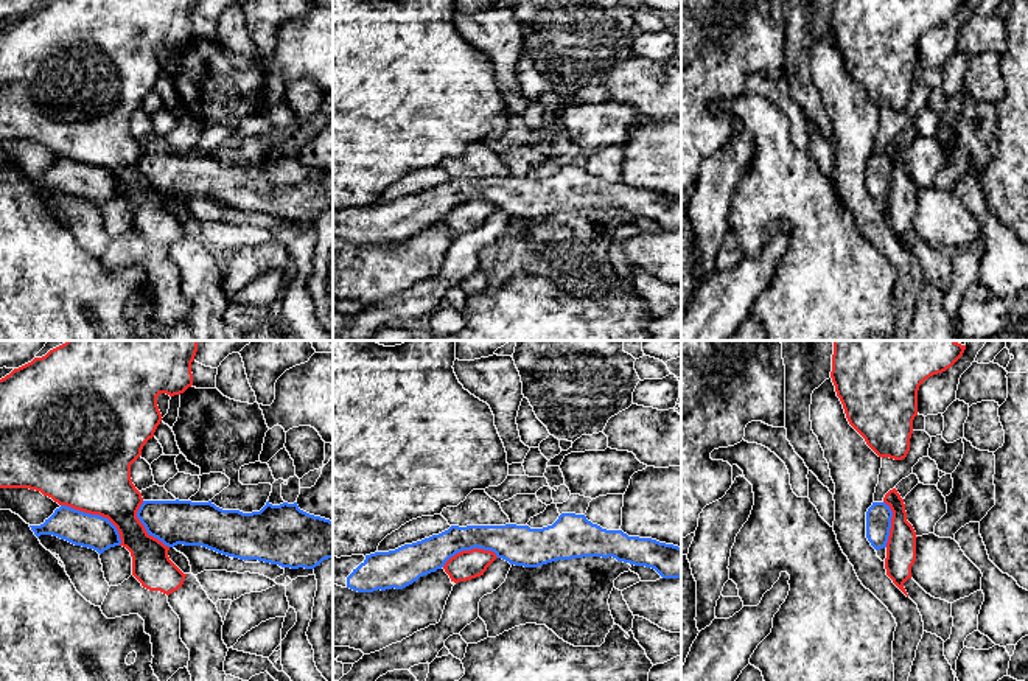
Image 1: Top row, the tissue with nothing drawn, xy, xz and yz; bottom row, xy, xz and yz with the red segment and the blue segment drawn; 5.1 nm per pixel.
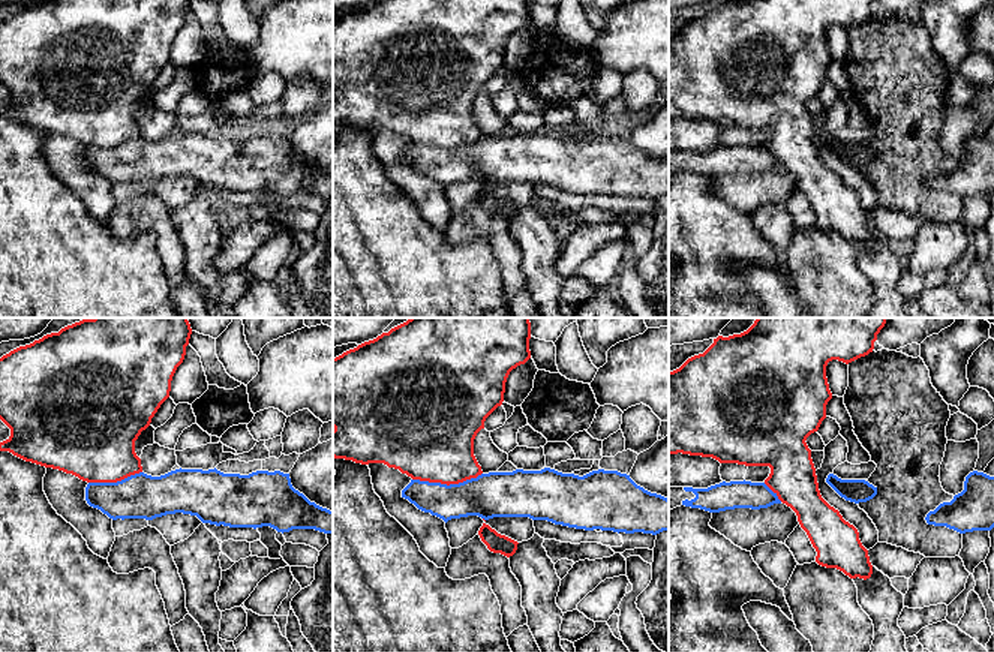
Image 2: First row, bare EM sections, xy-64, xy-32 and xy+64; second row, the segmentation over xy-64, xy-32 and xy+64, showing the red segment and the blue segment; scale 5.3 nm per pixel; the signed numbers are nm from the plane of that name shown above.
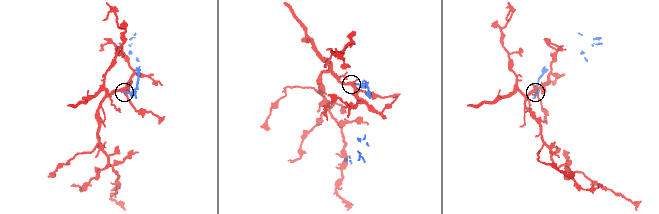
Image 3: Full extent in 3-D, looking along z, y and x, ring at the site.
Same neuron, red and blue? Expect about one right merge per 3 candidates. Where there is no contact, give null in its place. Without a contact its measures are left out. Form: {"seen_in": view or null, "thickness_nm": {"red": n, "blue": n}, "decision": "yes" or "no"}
{"seen_in": "xy", "thickness_nm": {"red": 440, "blue": 180}, "decision": "no"}

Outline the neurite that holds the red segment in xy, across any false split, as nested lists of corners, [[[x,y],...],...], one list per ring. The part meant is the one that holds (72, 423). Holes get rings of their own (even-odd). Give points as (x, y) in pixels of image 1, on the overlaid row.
[[[67,340],[65,344],[50,350],[45,356],[34,358],[31,362],[14,368],[9,375],[0,379],[0,488],[36,490],[44,496],[51,498],[59,505],[67,505],[84,513],[107,518],[120,533],[120,546],[131,552],[132,575],[142,583],[143,588],[149,591],[160,591],[166,595],[182,588],[187,574],[184,574],[170,560],[170,547],[151,536],[137,518],[143,498],[132,484],[131,465],[142,456],[143,446],[154,437],[154,432],[162,421],[157,396],[160,393],[166,393],[170,396],[180,395],[193,386],[191,362],[194,361],[196,351],[198,340]]]

